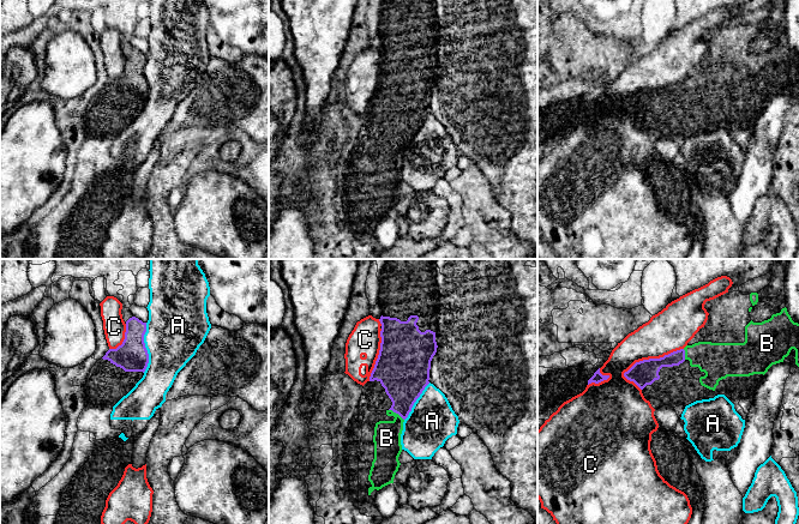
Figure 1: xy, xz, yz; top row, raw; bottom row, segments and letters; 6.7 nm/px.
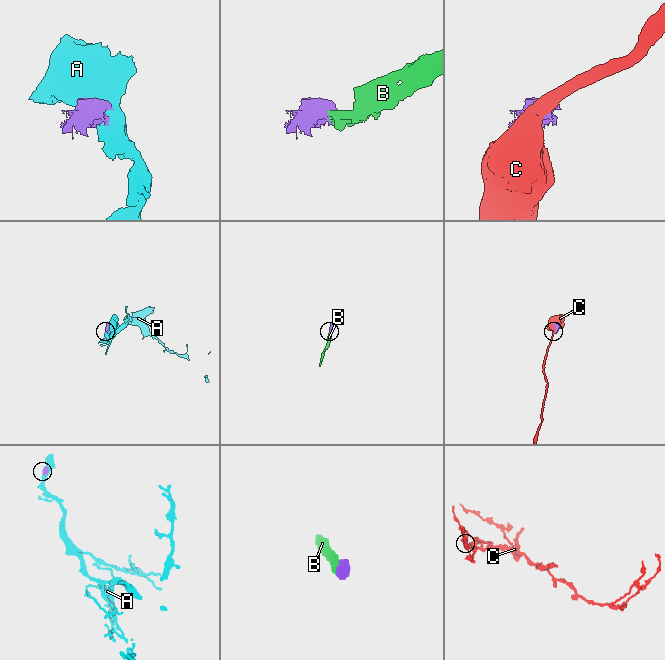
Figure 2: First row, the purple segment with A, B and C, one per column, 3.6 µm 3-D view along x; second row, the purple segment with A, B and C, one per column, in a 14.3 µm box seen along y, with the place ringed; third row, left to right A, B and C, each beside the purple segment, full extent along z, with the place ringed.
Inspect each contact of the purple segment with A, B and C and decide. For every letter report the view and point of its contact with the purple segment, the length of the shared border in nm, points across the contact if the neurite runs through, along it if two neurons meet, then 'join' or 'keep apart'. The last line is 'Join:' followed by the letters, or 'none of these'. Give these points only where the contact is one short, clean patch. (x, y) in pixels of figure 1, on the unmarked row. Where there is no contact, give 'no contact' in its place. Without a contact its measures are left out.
A: xy (145, 79) | 340 nm | keep apart
B: xz (396, 144) | 130 nm | across xz (404, 108), (402, 137), (396, 144), (397, 156), (386, 169) | join
C: yz (652, 90) | 440 nm | keep apart
Join: B

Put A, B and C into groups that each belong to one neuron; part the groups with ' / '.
A / B / C

